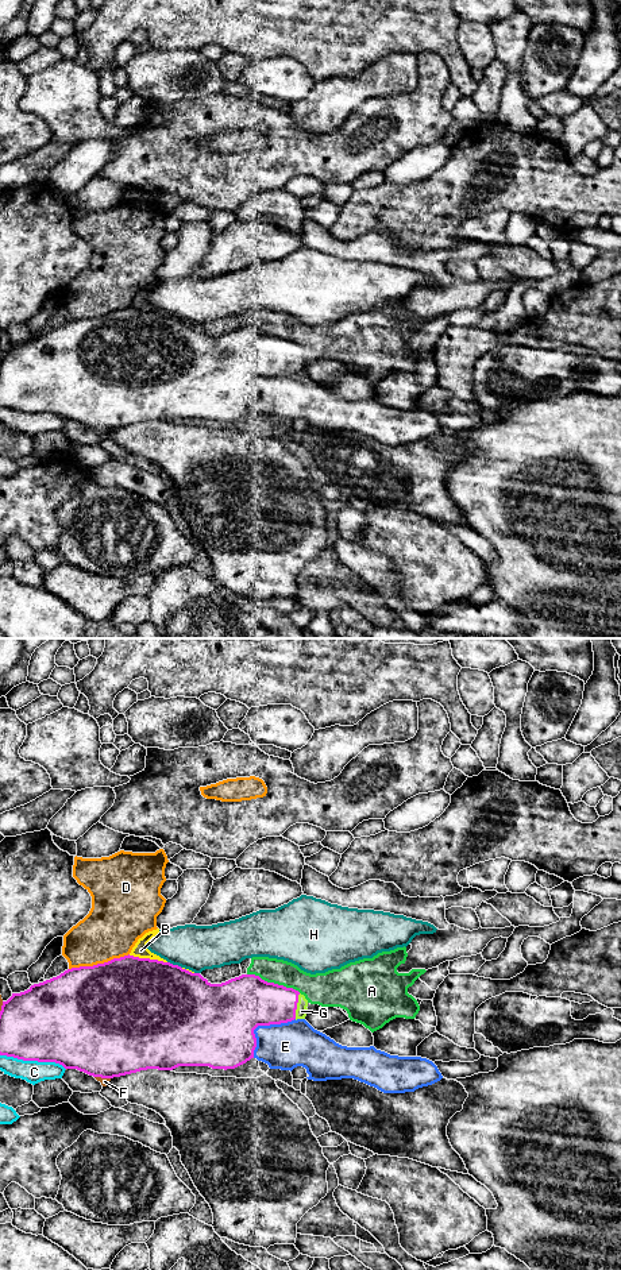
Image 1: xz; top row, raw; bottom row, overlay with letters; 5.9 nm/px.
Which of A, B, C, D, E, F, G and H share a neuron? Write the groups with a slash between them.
A / B E / C / D / F / G / H

